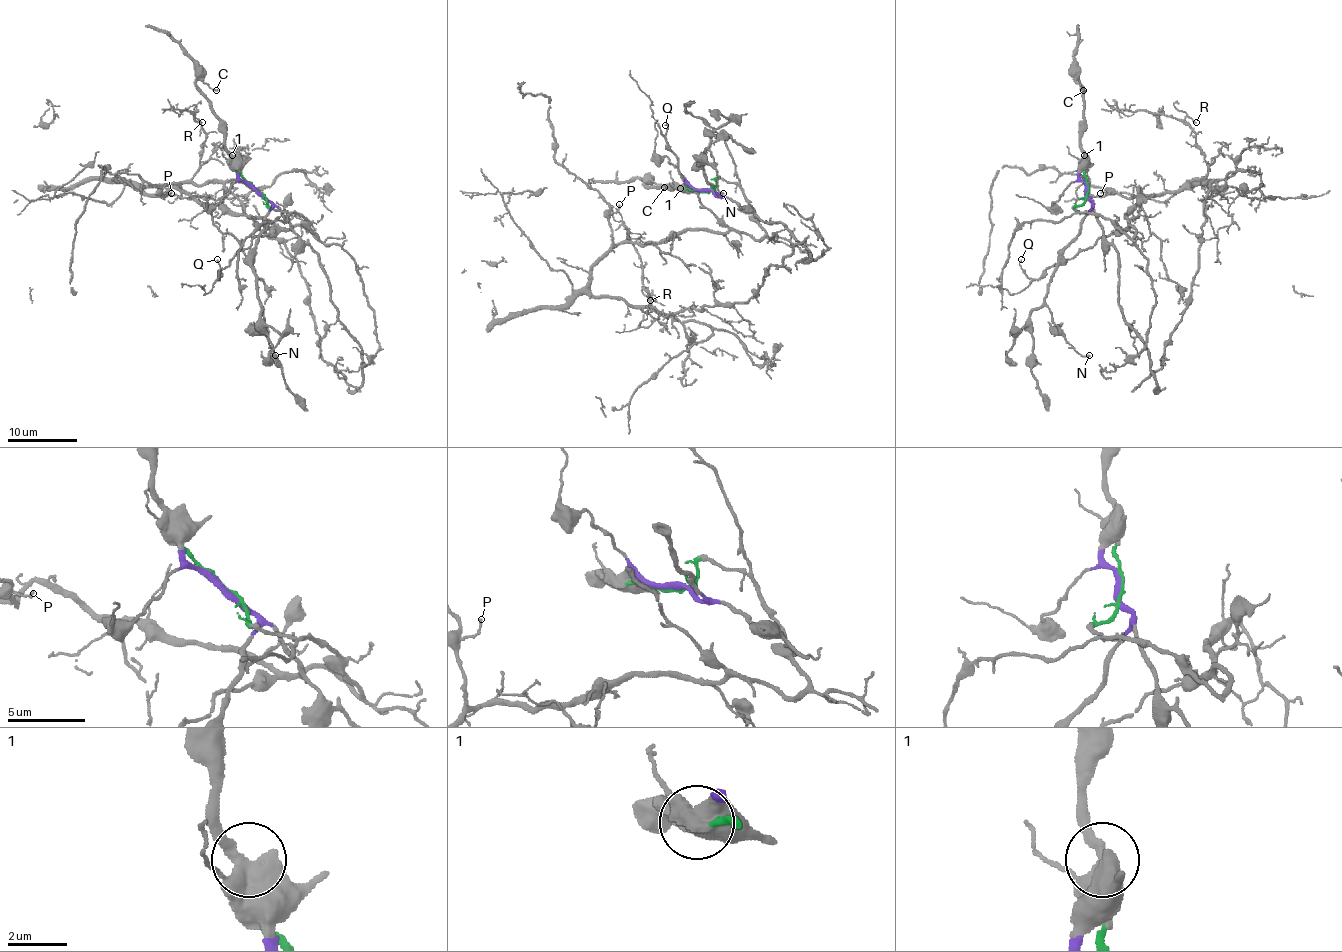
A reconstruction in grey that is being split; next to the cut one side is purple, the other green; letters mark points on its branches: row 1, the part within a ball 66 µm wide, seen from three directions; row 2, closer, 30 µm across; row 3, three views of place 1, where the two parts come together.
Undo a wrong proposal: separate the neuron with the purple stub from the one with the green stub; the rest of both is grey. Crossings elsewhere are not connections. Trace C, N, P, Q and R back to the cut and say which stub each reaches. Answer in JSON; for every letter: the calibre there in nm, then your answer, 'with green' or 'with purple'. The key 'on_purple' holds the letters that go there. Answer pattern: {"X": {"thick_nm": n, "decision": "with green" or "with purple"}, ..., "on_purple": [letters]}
{"C": {"thick_nm": 160, "decision": "with purple"}, "N": {"thick_nm": 160, "decision": "with purple"}, "P": {"thick_nm": 110, "decision": "with green"}, "Q": {"thick_nm": 100, "decision": "with green"}, "R": {"thick_nm": 120, "decision": "with green"}, "on_purple": ["C", "N"]}

